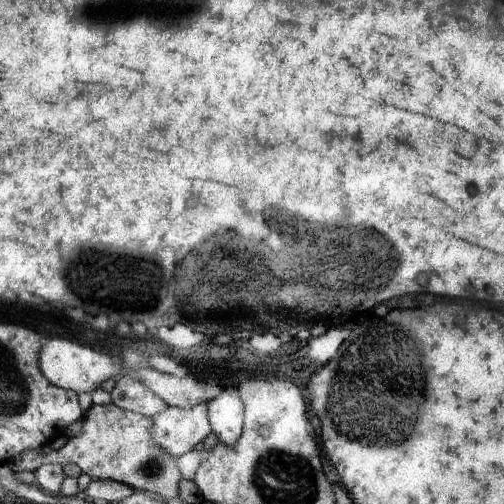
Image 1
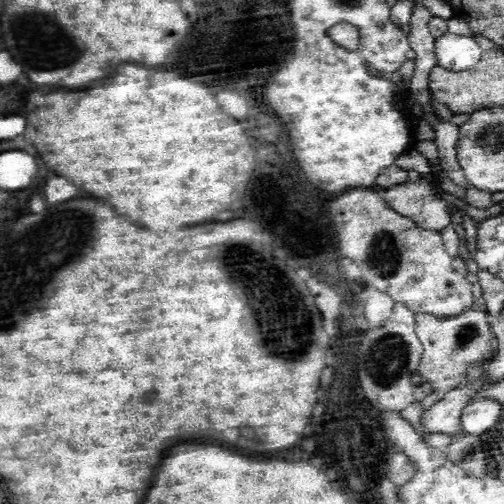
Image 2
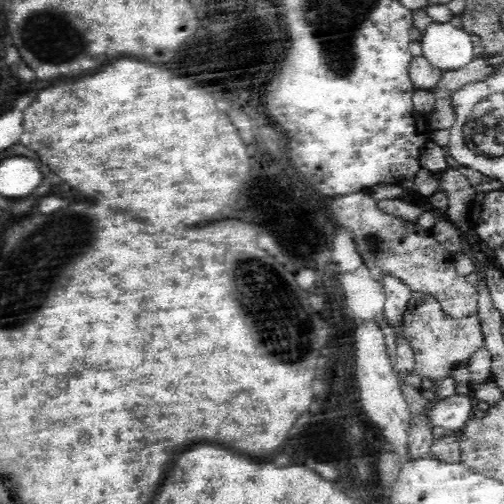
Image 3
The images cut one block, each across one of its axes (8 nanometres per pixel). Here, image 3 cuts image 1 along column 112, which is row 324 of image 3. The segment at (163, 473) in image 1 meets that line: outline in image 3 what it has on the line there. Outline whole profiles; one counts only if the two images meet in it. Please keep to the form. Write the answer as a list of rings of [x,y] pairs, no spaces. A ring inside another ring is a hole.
[[[412,292],[406,310],[404,310],[404,334],[408,338],[410,348],[414,350],[416,356],[416,372],[424,378],[430,376],[434,380],[434,384],[438,386],[438,382],[446,380],[450,374],[448,370],[470,358],[470,354],[476,348],[484,348],[484,334],[482,334],[482,326],[480,326],[480,318],[478,316],[470,316],[470,318],[462,318],[462,320],[454,320],[450,318],[442,304],[432,298],[430,294],[424,292]]]

